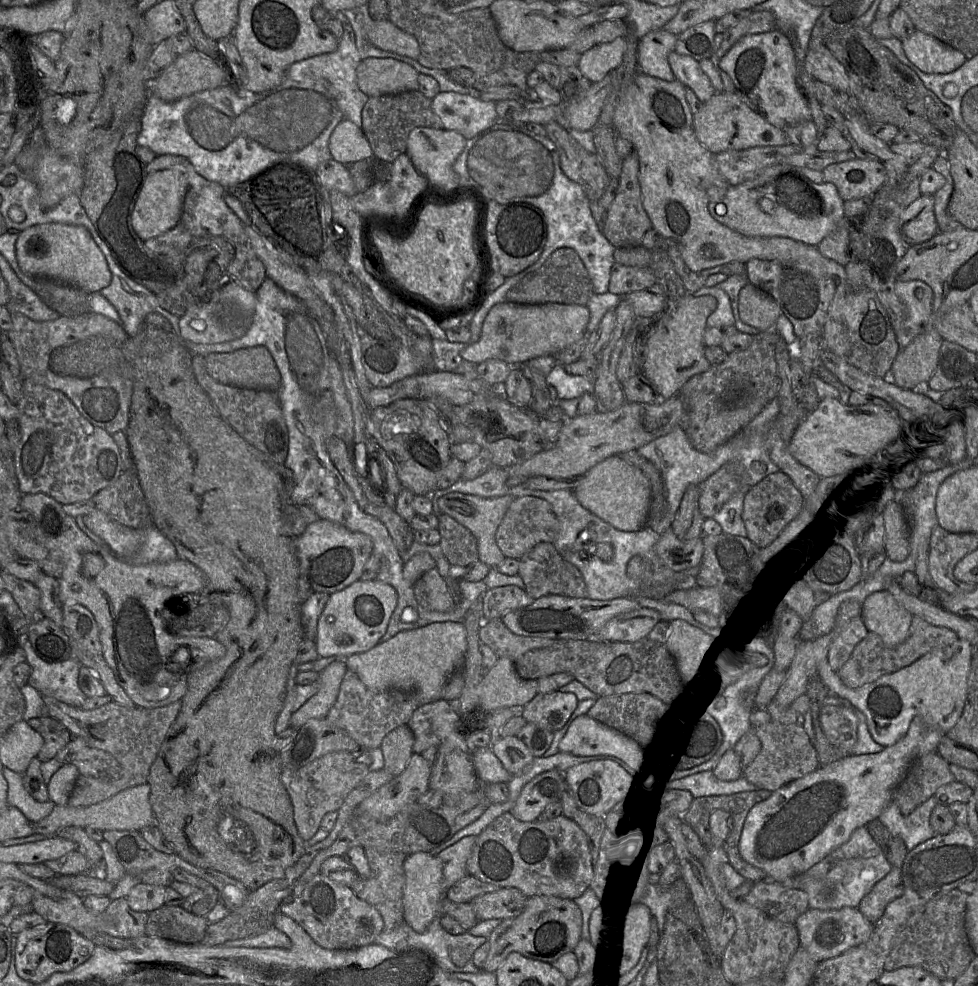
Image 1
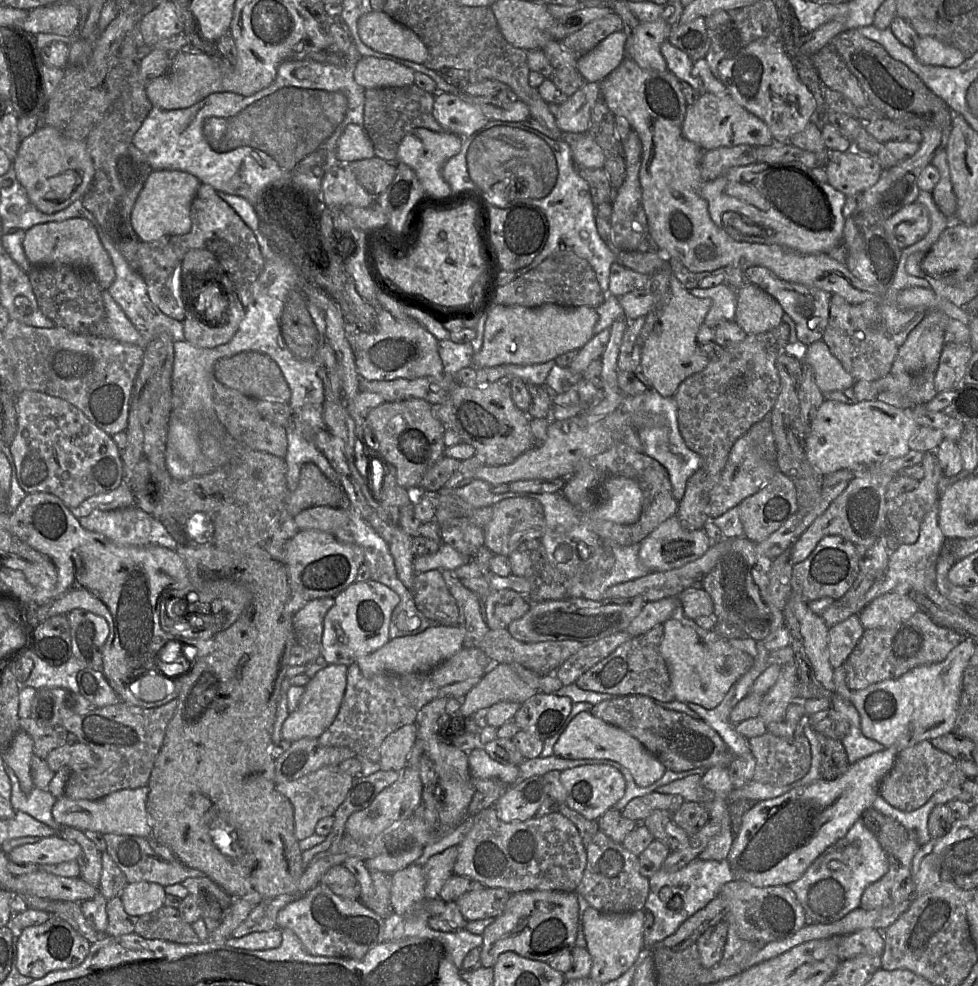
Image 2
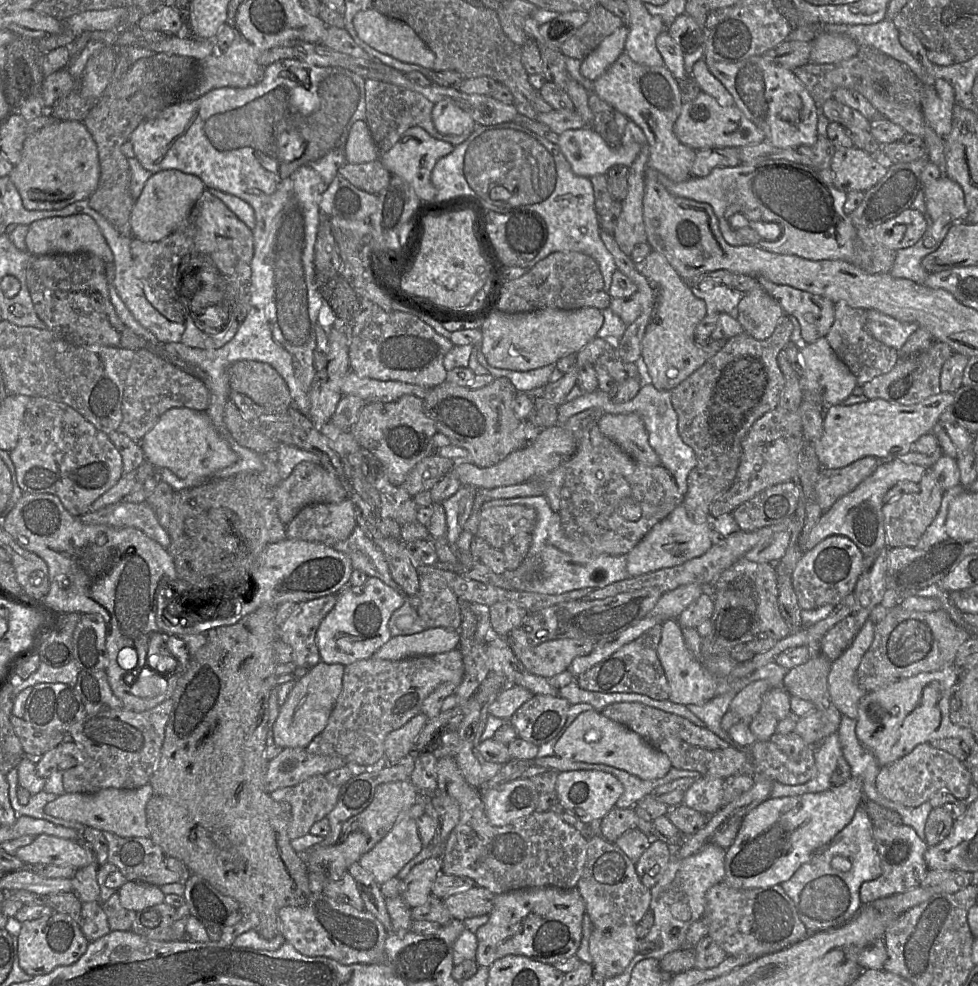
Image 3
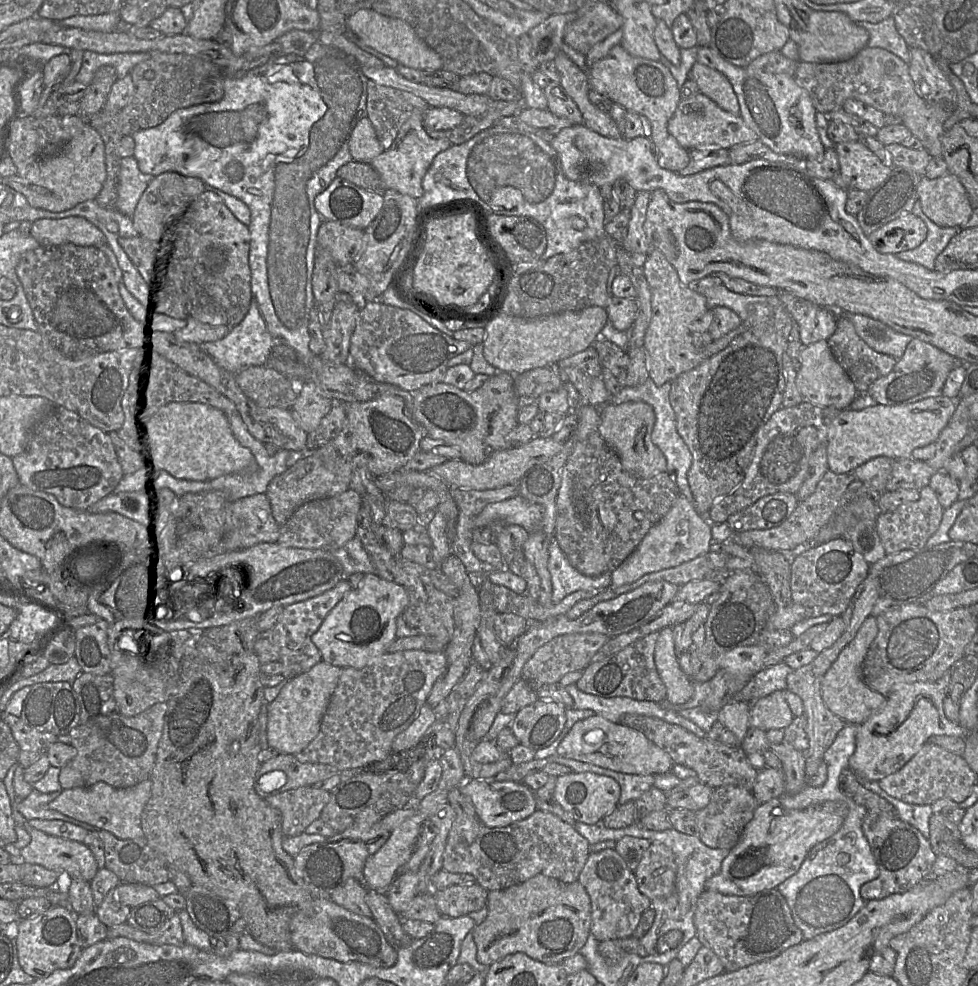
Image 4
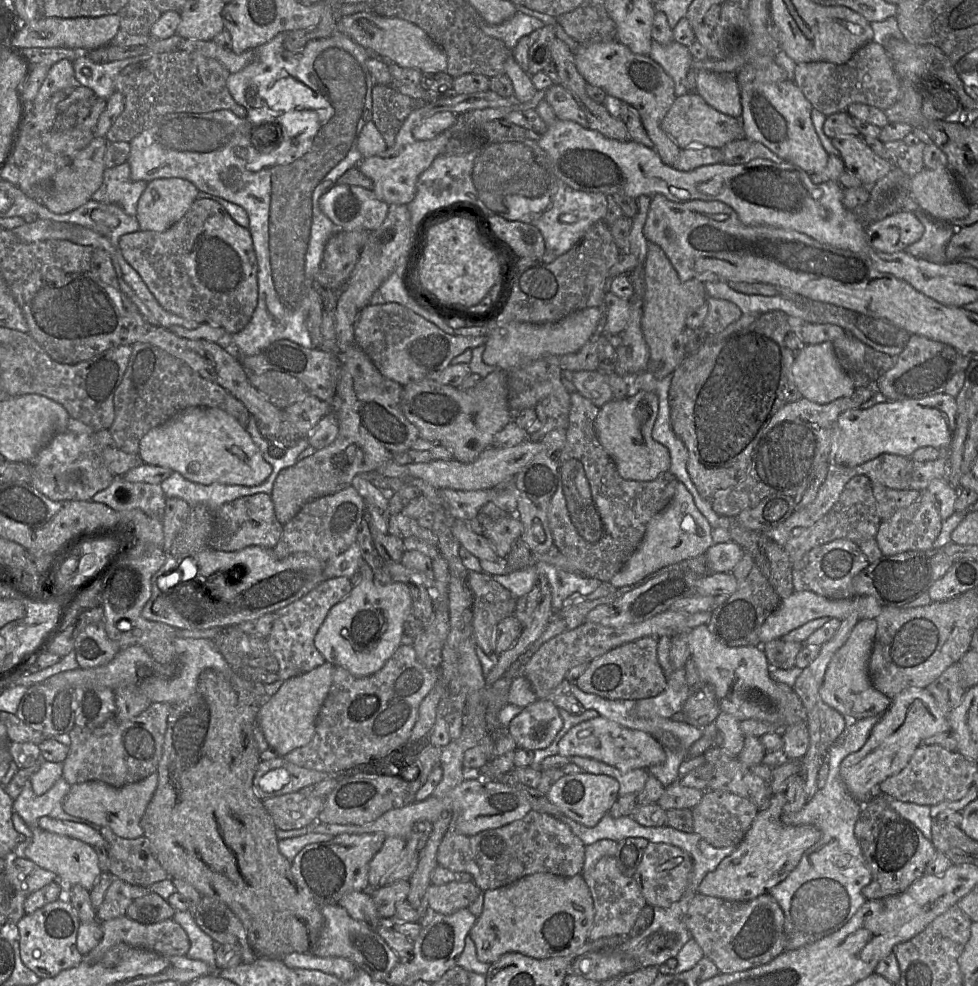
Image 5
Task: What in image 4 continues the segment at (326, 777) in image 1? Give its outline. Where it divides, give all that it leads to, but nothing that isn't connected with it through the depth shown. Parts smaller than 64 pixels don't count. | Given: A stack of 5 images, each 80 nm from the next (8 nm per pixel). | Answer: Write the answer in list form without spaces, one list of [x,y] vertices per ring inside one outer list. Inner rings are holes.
[[[302,786],[287,790],[265,799],[280,811],[284,836],[293,837],[304,833],[317,819],[330,800],[330,792],[315,786]]]

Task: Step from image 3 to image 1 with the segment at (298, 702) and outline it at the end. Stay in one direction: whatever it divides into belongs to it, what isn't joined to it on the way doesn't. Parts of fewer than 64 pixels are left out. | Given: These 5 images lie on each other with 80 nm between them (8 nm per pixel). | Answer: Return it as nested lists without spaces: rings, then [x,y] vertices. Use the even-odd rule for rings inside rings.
[[[335,661],[320,672],[317,682],[319,689],[297,711],[293,711],[290,726],[299,729],[311,719],[327,717],[334,705],[341,682],[347,671],[344,661]]]

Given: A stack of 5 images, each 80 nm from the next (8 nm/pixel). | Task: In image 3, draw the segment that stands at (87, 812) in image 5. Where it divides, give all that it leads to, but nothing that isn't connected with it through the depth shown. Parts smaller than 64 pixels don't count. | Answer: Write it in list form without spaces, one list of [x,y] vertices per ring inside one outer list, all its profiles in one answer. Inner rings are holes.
[[[147,783],[137,789],[105,788],[94,793],[64,793],[46,804],[47,815],[66,821],[78,822],[83,826],[108,831],[120,837],[149,837],[146,820],[146,805],[152,794],[152,786]]]

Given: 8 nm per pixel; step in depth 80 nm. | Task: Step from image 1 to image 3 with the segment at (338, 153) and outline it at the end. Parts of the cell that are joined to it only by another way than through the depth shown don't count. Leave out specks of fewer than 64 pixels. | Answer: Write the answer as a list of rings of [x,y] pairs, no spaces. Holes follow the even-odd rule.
[[[366,120],[354,122],[345,145],[347,163],[362,164],[379,159],[379,150]]]

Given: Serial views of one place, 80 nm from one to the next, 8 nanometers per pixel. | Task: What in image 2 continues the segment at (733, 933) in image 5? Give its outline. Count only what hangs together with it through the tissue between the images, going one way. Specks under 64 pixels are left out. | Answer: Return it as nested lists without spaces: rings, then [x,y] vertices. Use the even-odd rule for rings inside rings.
[[[734,880],[724,884],[718,896],[728,901],[724,919],[728,928],[732,927],[741,939],[754,944],[783,940],[806,925],[804,908],[788,886],[756,887],[742,880]]]

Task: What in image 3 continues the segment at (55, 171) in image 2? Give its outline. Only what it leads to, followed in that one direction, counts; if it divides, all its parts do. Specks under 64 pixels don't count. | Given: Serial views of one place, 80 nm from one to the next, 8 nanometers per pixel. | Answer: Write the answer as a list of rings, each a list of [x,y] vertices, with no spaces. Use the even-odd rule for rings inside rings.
[[[56,121],[30,135],[23,144],[19,163],[9,174],[23,204],[28,210],[60,210],[66,206],[88,199],[100,180],[100,164],[97,145],[83,121]]]

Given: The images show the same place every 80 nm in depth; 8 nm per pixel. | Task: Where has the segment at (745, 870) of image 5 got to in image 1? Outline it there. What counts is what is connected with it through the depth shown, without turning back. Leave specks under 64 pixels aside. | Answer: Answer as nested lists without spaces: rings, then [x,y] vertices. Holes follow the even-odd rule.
[[[915,717],[906,734],[895,744],[884,747],[881,752],[843,757],[772,792],[769,798],[755,804],[747,814],[739,842],[741,857],[761,869],[766,879],[774,882],[782,883],[804,874],[846,843],[857,828],[866,827],[872,820],[879,819],[892,802],[894,789],[905,778],[912,763],[927,753],[937,752],[943,735],[946,734],[928,726],[920,717]]]

